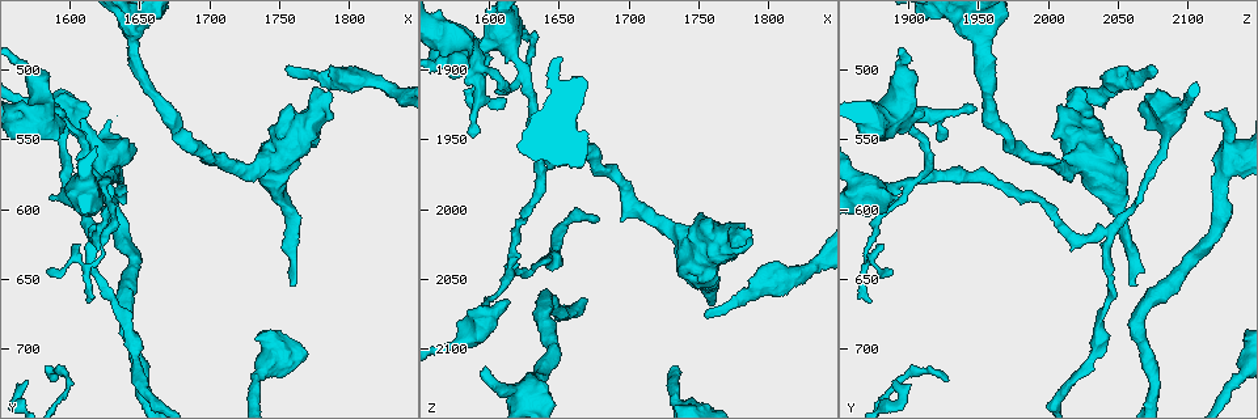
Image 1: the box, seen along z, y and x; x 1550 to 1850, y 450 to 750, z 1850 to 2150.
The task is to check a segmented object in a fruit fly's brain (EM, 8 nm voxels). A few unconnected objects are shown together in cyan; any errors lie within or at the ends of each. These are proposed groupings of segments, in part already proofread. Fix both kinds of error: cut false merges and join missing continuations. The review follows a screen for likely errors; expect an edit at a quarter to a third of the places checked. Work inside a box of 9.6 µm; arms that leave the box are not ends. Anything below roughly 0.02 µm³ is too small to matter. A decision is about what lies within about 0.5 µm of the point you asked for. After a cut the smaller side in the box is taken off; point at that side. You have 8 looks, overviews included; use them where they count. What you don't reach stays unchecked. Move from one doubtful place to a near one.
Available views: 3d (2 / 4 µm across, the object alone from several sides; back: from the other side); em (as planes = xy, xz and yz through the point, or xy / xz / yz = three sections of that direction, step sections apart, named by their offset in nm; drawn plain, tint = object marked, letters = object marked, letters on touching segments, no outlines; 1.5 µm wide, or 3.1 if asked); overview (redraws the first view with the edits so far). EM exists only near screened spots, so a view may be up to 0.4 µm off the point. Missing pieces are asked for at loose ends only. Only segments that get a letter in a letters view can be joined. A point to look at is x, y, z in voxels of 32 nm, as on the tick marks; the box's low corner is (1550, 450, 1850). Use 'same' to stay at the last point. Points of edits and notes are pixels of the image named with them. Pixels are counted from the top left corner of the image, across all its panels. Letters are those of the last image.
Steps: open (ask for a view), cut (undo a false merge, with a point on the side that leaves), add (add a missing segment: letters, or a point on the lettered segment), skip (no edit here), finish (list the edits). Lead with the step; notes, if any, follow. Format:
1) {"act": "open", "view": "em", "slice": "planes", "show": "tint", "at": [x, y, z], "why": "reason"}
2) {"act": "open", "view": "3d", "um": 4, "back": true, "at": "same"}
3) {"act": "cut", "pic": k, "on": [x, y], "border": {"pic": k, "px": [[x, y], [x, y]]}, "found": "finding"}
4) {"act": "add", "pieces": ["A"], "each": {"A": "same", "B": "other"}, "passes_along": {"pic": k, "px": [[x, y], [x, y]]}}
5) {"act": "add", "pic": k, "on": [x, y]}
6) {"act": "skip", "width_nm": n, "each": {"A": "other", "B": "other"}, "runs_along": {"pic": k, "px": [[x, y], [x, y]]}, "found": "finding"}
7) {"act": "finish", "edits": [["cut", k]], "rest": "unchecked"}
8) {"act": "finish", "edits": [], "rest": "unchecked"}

{"act": "open", "view": "em", "slice": "planes", "show": "letters", "at": [1754, 498, 2078], "why": "branch stops here"}

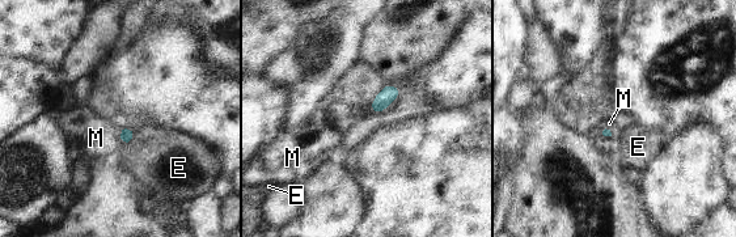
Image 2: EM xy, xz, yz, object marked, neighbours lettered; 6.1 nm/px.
{"act": "add", "pieces": ["M"], "longest_contact_nm": ["E", 100], "each": {"E": "other", "M": "same"}, "passes_along": {"pic": 2, "px": [[126, 135], [121, 134], [96, 138]]}, "found": "it goes on there"}

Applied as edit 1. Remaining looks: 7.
{"act": "open", "view": "em", "slice": "planes", "show": "letters", "at": [1760, 656, 2062], "why": "free end"}

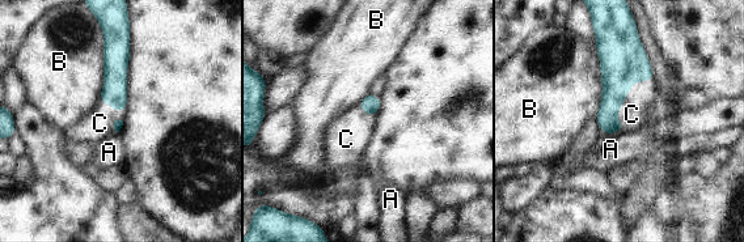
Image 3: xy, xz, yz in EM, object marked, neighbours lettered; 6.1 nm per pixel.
{"act": "add", "pieces": ["C"], "each": {"A": "other", "B": "other", "C": "same"}, "found": "it goes on there"}

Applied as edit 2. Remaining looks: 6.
{"act": "open", "view": "overview"}

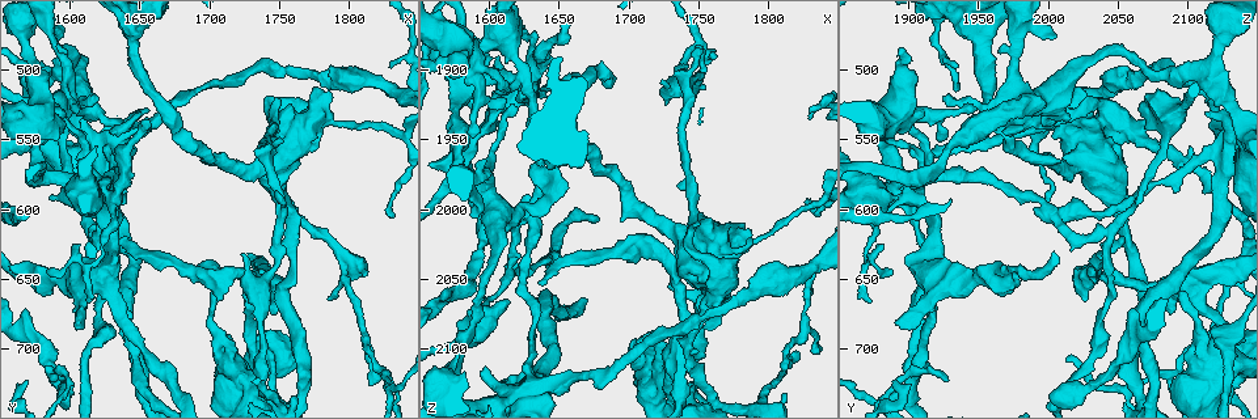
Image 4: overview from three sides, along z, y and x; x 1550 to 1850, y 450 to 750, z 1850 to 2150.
{"act": "open", "view": "em", "slice": "planes", "show": "tint", "at": [1600, 640, 1940], "why": "thick end"}

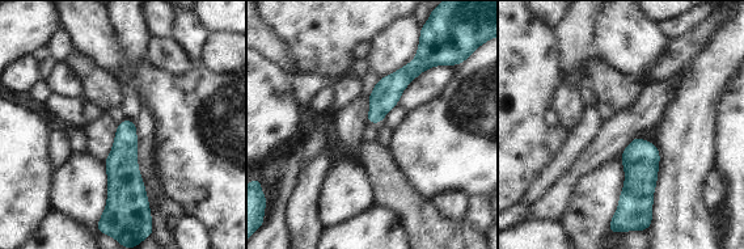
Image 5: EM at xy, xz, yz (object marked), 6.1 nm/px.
{"act": "open", "view": "em", "slice": "planes", "show": "letters", "at": "same"}

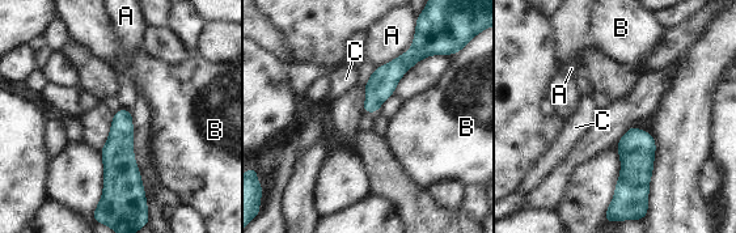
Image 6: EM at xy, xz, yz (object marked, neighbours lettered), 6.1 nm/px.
{"act": "skip", "each": {"A": "other", "B": "other", "C": "other"}, "runs_along": {"pic": 6, "px": [[413, 51], [381, 84], [366, 109]]}, "found": "no lettered segment goes on from it"}

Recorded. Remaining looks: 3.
{"act": "finish", "edits": [["add", 2], ["add", 3]], "rest": "unchecked"}

